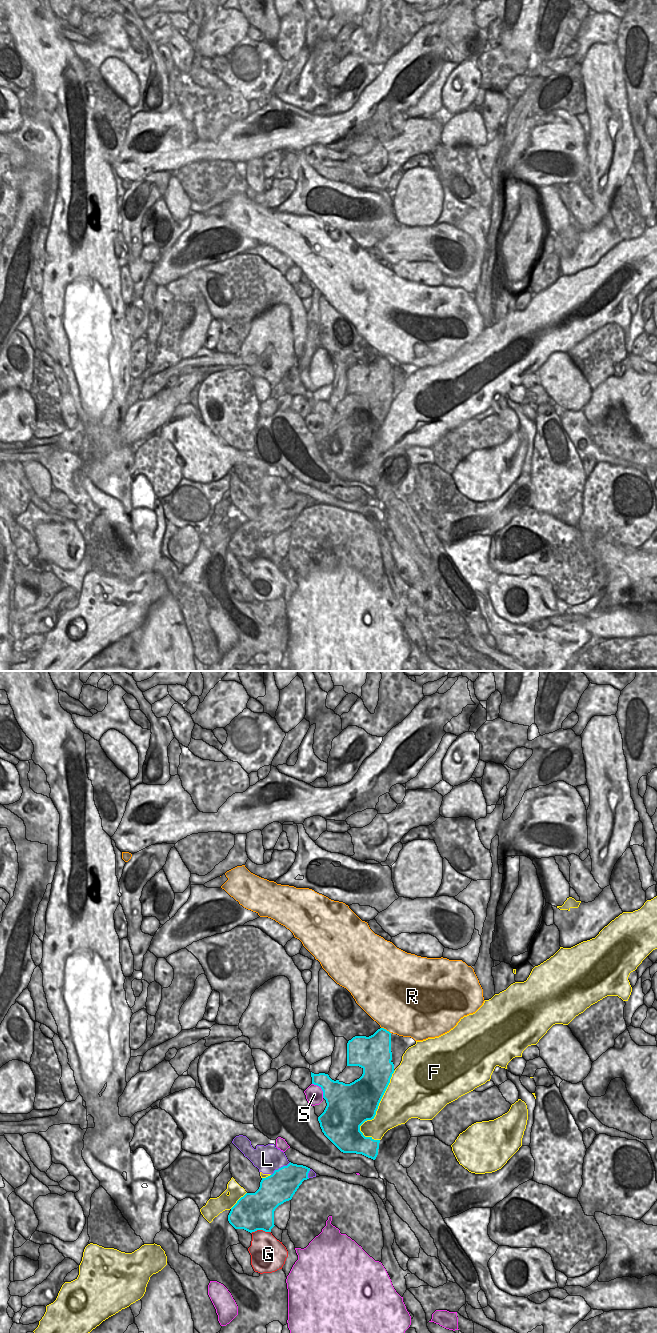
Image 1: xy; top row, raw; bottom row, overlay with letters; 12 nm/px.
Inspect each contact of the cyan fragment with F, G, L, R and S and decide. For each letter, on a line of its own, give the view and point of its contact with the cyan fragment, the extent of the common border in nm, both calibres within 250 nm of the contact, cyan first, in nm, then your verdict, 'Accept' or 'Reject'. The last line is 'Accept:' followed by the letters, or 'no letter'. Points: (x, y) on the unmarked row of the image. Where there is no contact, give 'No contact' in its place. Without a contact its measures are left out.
F: Touches cyan at xy (378, 433). Shared border 900 nm. Thickness 480 nm (cyan) against 420 nm. Reject
G: Touches cyan at xy (260, 557). Shared border 240 nm. Thickness 460 nm (cyan) against 380 nm. Reject
L: Touches cyan at xy (281, 495). Shared border 280 nm. Thickness 360 nm (cyan) against 320 nm. Reject
R: Touches cyan at xy (385, 357). Shared border 140 nm. Thickness 340 nm (cyan) against 500 nm. Reject
S: Touches cyan at xy (321, 416). Shared border 220 nm. Thickness 340 nm (cyan) against 220 nm. Reject
Accept: no letter.

